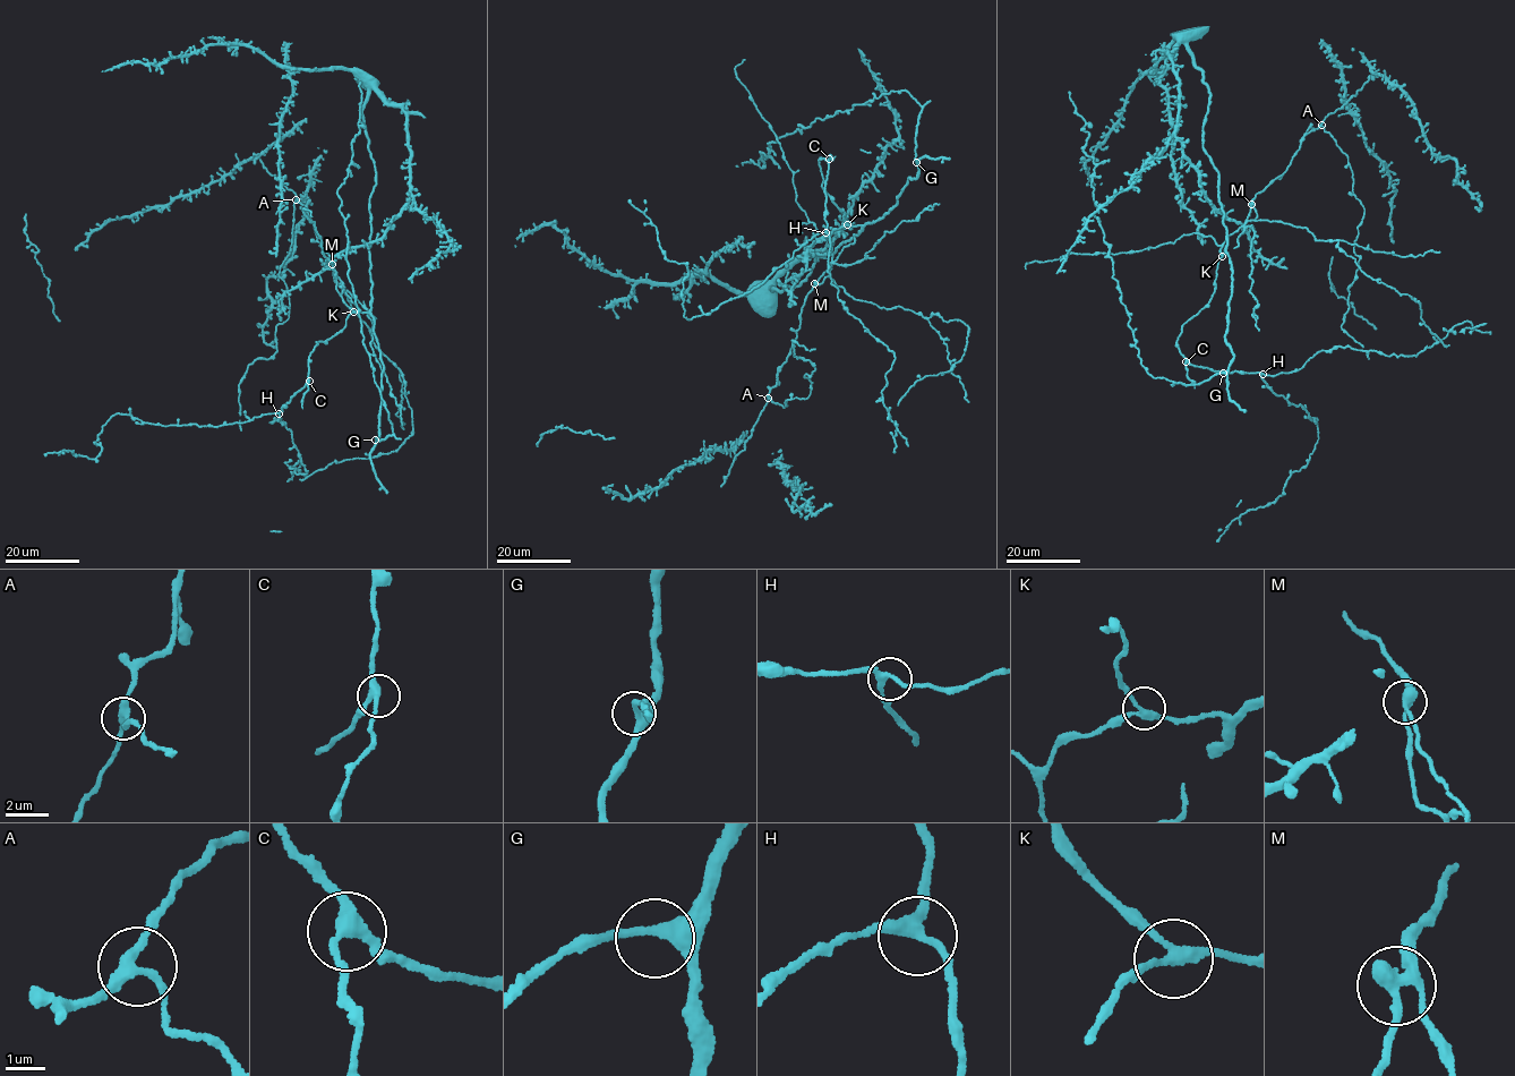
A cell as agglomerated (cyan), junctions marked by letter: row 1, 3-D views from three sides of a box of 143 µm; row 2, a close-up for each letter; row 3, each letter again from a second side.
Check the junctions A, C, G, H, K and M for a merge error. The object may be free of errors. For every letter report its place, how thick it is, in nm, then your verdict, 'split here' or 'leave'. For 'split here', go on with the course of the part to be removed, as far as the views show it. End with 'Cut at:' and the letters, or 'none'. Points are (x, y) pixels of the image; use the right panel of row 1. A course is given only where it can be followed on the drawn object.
A: (1321, 125) | 260 nm | leave
C: (1186, 361) | 280 nm | leave
G: (1223, 373) | 280 nm | leave
H: (1263, 374) | 240 nm | leave
K: (1222, 256) | 220 nm | leave
M: (1251, 204) | 320 nm | split here | (1251, 204), (1244, 225), (1252, 228), (1255, 235), (1250, 292), (1257, 300), (1254, 313), (1259, 331)
Cut at: M

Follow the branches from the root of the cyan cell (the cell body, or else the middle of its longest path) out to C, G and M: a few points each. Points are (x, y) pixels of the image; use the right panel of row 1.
C: (1222, 247), (1210, 301), (1182, 325), (1178, 341), (1186, 361)
G: (1222, 247), (1221, 255), (1225, 248), (1232, 272), (1225, 342), (1233, 356), (1223, 373)
M: (1222, 247), (1244, 224), (1251, 204)

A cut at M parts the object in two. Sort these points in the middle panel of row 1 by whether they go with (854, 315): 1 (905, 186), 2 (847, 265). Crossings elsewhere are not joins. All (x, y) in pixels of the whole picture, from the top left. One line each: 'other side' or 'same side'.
1: same side
2: other side

